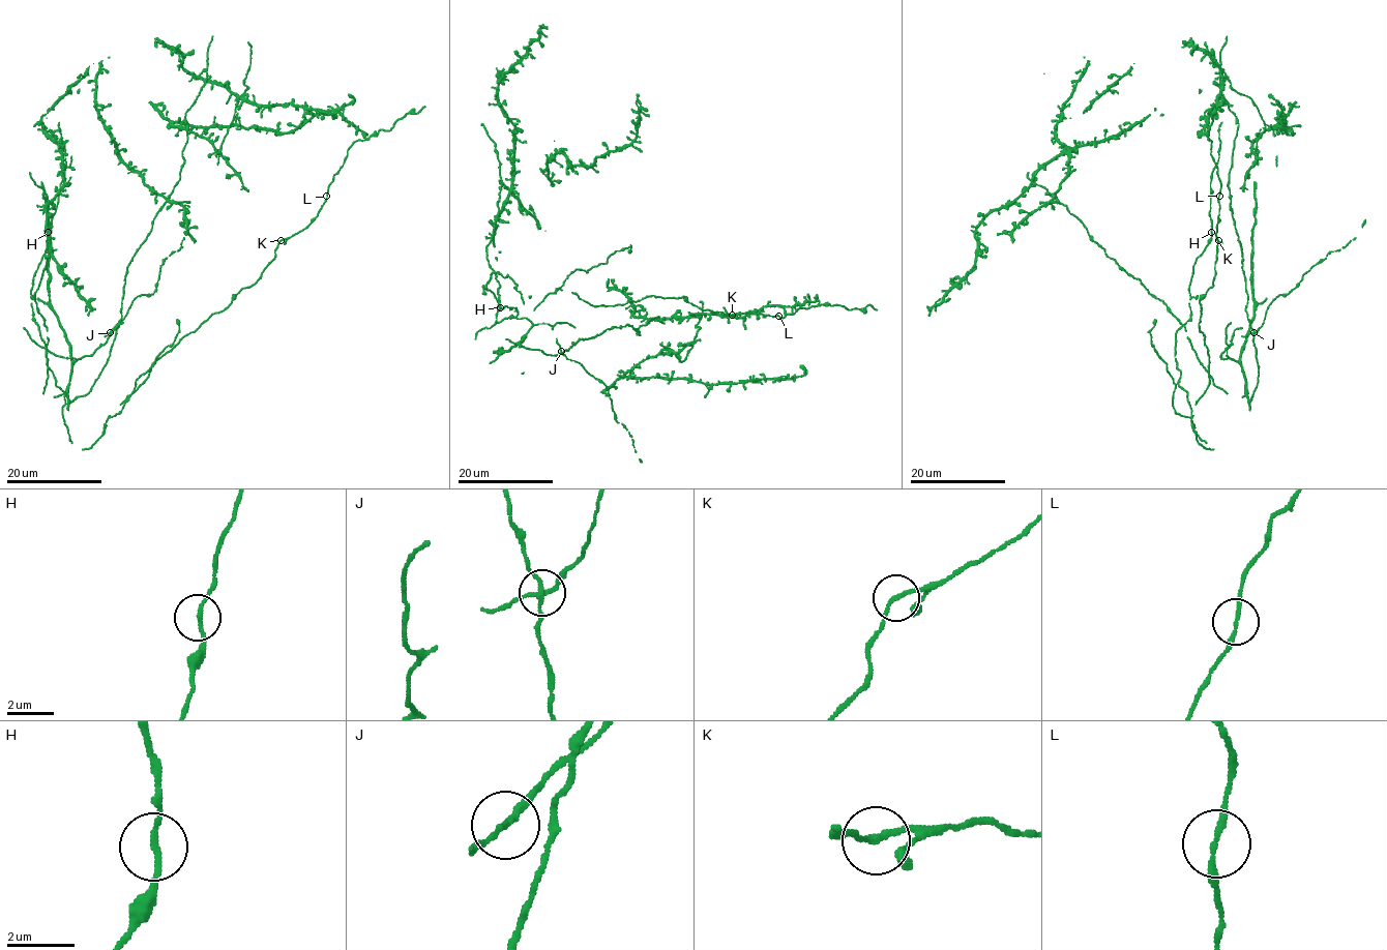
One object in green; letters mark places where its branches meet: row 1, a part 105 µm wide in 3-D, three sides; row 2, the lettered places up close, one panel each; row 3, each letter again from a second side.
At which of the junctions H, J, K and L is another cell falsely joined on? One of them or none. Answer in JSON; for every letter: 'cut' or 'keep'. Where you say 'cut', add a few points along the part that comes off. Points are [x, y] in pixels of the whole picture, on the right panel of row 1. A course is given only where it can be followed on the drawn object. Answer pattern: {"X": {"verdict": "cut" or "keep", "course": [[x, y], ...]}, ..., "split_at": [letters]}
{"H": {"verdict": "keep"}, "J": {"verdict": "keep"}, "K": {"verdict": "keep"}, "L": {"verdict": "keep"}, "split_at": []}

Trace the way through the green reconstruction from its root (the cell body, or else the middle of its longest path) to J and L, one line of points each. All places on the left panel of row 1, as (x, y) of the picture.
J: (278, 244), (370, 136), (206, 81), (110, 333)
L: (278, 244), (302, 231), (318, 214), (327, 197)

